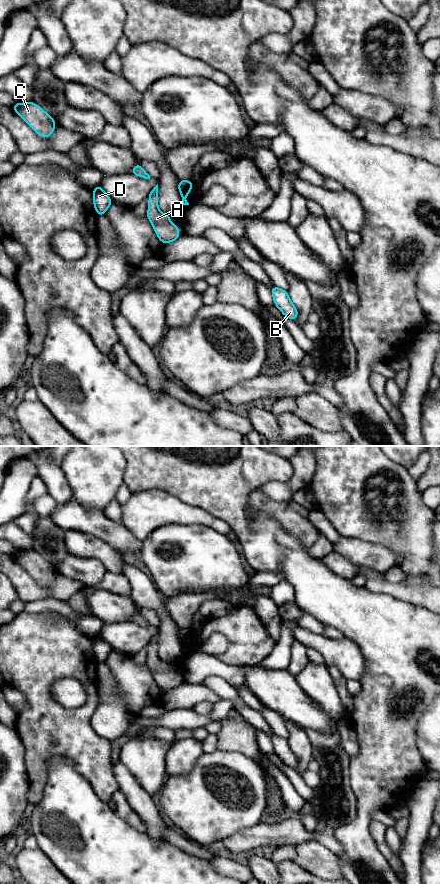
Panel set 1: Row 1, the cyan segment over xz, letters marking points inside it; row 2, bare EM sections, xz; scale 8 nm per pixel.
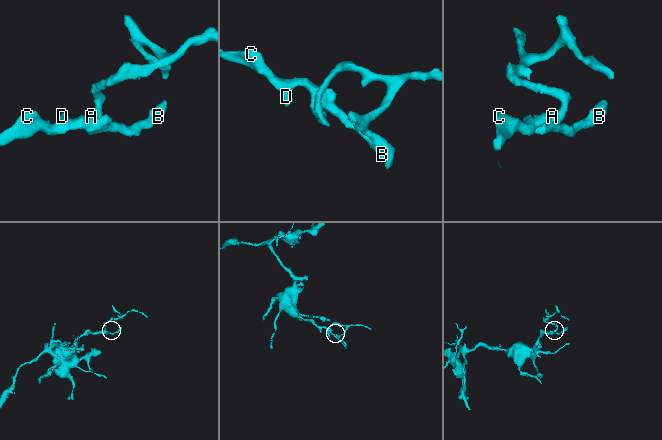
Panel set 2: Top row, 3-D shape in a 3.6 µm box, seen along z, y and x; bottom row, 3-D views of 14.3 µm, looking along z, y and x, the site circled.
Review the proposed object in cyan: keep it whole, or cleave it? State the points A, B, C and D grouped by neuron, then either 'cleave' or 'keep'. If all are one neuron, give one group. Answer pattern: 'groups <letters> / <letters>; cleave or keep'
groups A B C D; keep

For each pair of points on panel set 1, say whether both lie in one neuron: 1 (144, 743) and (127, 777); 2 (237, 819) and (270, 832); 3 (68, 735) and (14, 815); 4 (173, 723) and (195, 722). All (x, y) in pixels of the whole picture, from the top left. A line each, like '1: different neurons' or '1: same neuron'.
1: different neurons
2: different neurons
3: different neurons
4: same neuron

